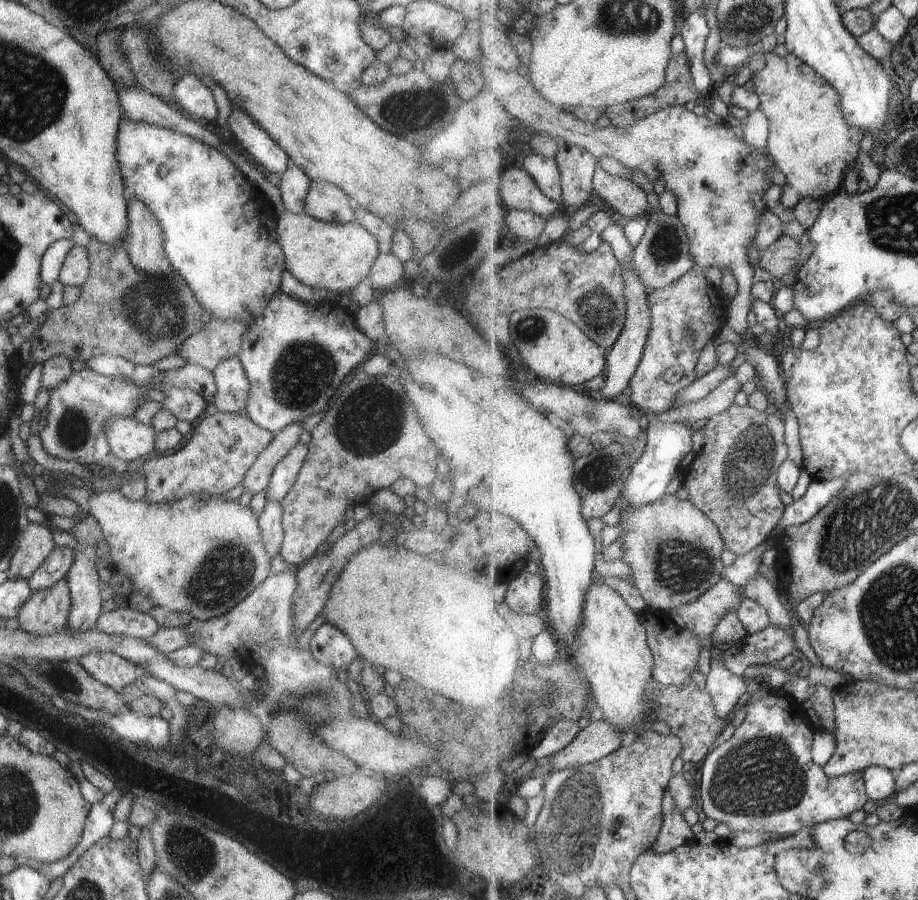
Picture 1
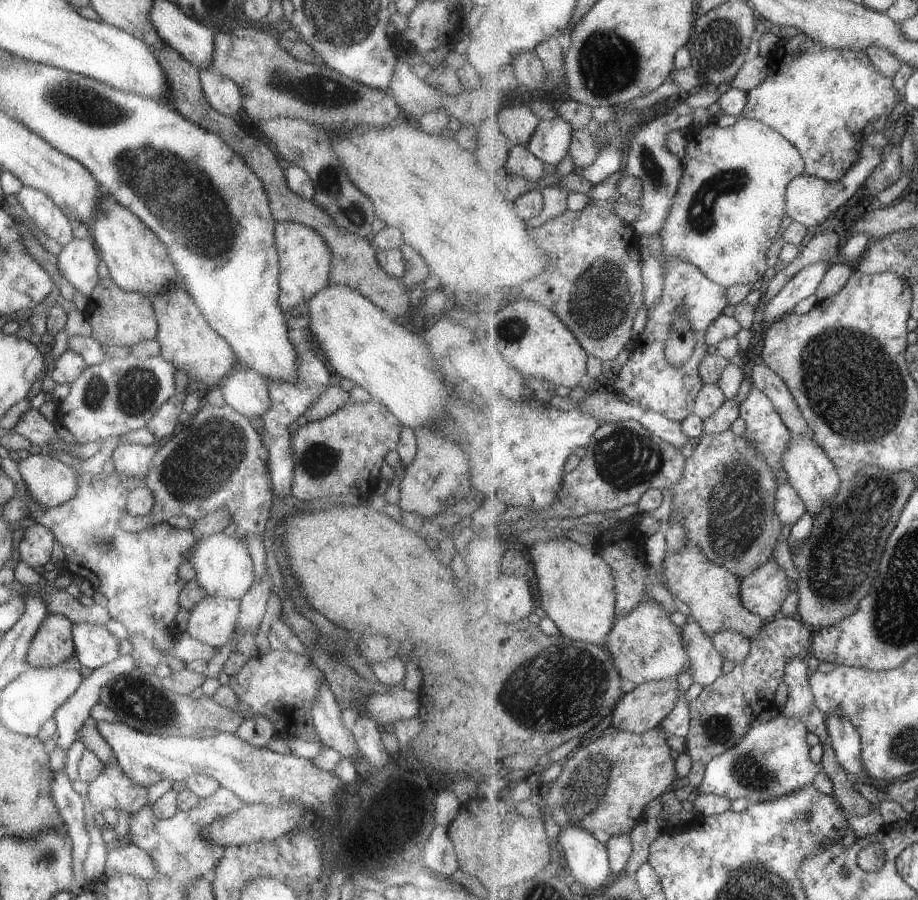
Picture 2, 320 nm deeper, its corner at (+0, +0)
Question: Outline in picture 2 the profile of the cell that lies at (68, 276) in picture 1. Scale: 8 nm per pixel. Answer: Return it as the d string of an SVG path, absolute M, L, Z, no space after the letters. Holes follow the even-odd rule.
M71 239L56 255L61 276L86 297L100 279L95 269L100 259L92 239Z

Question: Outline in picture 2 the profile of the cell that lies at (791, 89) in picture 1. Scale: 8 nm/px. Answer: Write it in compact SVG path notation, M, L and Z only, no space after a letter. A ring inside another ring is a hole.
M799 33L792 39L777 39L774 46L769 58L769 74L761 84L747 92L743 116L764 121L796 145L806 162L805 174L836 183L847 176L853 164L860 161L863 139L857 139L856 134L871 120L893 112L899 98L893 77L875 68L867 51L830 49L805 33Z

